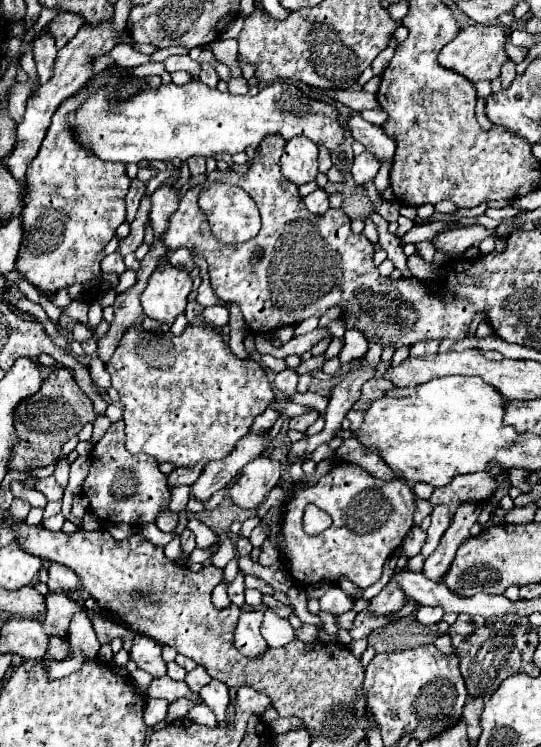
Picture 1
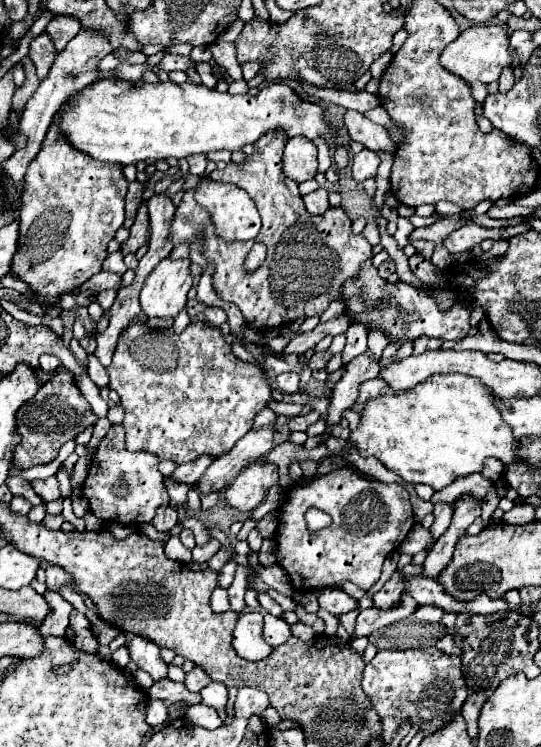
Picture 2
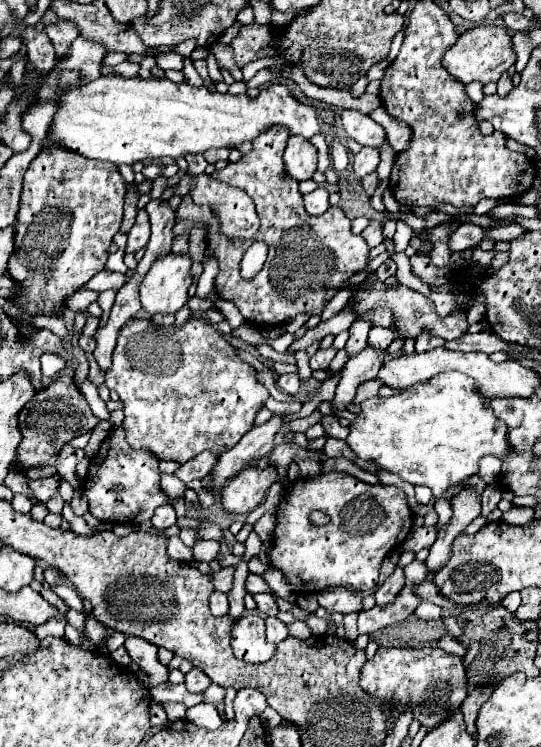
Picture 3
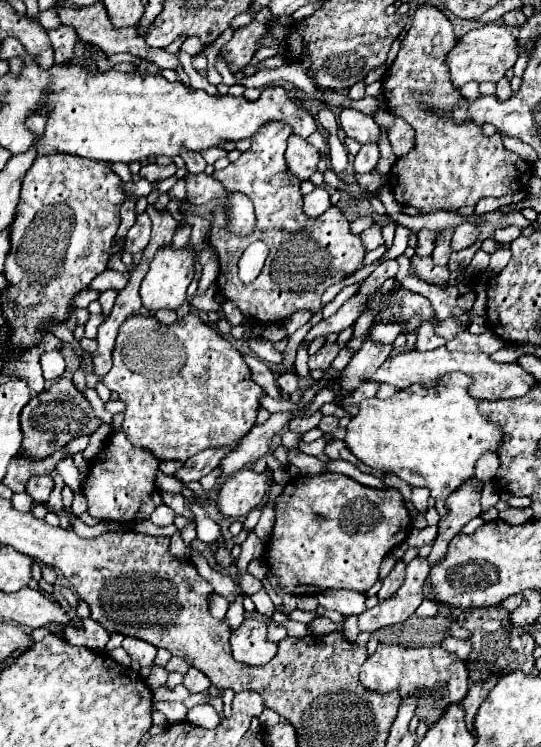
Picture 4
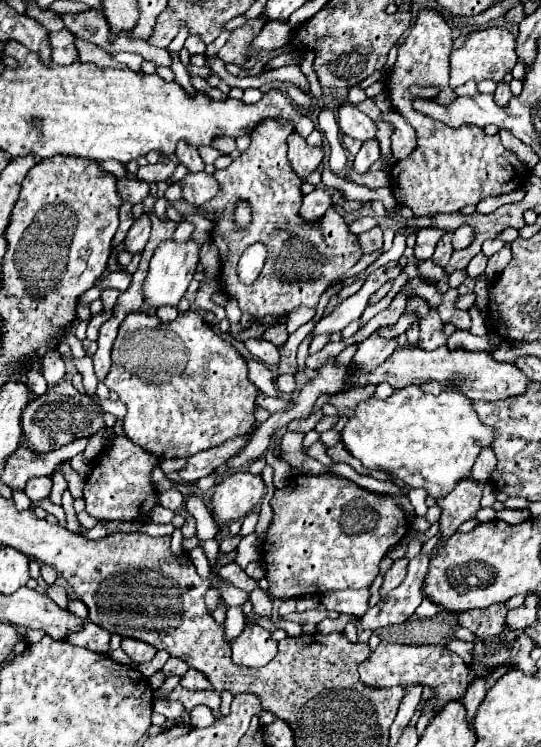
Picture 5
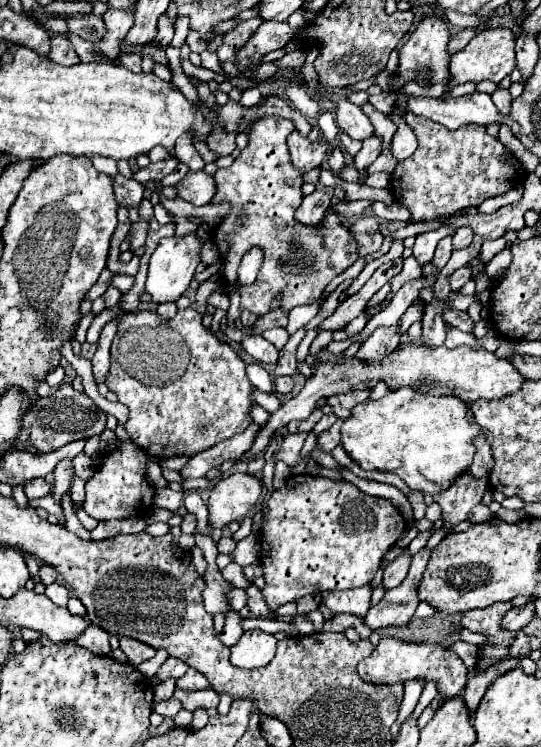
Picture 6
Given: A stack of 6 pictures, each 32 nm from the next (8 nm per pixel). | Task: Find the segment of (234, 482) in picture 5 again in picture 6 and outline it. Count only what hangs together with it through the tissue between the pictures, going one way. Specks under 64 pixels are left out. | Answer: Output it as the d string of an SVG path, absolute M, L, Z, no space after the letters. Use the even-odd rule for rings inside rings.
M228 474L216 482L208 498L208 524L212 528L212 540L220 540L222 528L228 526L232 520L242 520L248 512L258 504L262 496L262 482L250 474Z

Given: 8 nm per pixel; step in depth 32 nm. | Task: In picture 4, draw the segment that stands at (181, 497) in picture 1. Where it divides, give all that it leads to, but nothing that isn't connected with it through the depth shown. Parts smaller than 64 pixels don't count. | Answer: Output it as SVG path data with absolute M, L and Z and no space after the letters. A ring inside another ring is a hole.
M156 470L156 474L160 476L160 478L156 478L156 482L158 482L158 488L160 488L162 492L180 492L180 490L184 488L184 484L182 484L178 478L166 476L166 474L160 472L160 470Z

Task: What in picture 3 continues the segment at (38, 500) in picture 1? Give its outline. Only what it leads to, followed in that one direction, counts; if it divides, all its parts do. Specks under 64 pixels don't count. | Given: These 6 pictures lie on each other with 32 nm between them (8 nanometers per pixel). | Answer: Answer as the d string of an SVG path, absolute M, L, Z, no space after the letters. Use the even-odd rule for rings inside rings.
M14 460L10 466L10 474L6 476L4 484L12 490L13 494L26 494L33 504L37 504L39 503L38 500L32 496L32 492L28 488L28 478L24 476L26 470L30 470L30 466L24 466L18 460Z

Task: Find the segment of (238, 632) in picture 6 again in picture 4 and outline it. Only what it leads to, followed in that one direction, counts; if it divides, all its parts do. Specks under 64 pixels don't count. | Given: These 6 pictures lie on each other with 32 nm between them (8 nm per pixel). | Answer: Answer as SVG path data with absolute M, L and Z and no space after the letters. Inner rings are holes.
M240 600L234 602L234 604L230 604L230 608L226 612L226 620L228 620L226 624L230 628L230 634L236 632L242 626L242 622L244 622L244 608L242 608L242 602Z

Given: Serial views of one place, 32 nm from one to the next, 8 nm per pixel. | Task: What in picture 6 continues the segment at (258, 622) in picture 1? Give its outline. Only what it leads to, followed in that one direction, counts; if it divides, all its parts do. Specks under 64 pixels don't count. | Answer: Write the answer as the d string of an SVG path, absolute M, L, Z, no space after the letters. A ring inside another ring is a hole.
M262 630L244 632L232 648L230 662L238 668L260 668L272 660L276 652L276 638Z

